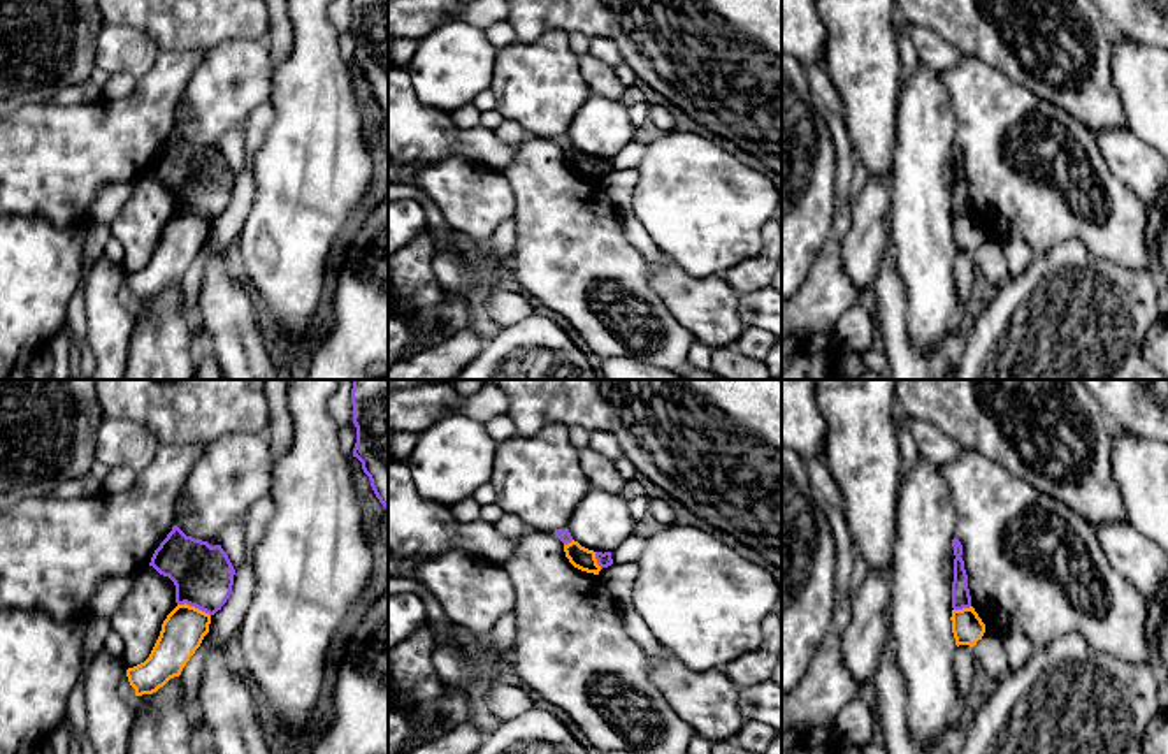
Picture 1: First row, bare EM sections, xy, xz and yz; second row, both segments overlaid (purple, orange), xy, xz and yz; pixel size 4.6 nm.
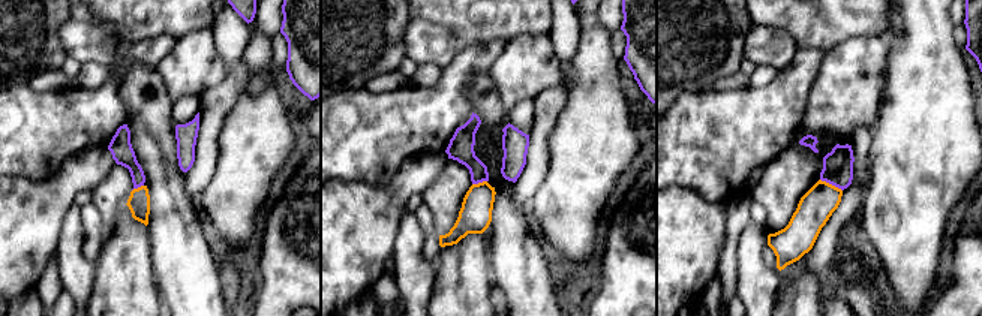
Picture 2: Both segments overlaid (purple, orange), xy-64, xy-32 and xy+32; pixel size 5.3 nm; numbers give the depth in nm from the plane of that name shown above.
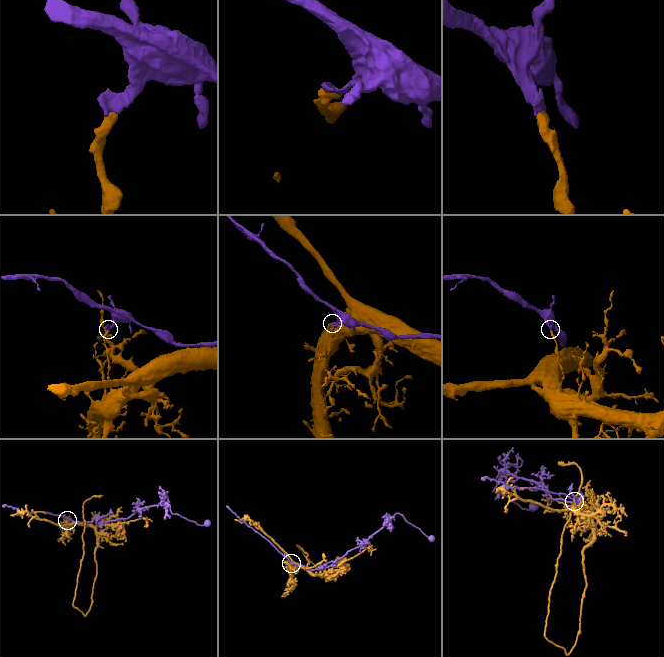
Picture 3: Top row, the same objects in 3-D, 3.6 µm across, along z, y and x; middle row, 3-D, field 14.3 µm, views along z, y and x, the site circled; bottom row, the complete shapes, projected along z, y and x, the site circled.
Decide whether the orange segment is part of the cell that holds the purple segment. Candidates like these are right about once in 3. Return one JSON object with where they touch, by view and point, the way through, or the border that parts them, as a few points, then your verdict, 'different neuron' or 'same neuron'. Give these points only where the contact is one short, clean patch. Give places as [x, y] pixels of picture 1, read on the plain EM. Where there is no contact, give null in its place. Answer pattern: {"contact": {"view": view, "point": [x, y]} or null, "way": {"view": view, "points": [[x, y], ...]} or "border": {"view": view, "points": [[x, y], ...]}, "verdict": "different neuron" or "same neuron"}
{"contact": {"view": "xy", "point": [194, 211]}, "border": {"view": "xy", "points": [[178, 210], [188, 210], [209, 222]]}, "verdict": "different neuron"}

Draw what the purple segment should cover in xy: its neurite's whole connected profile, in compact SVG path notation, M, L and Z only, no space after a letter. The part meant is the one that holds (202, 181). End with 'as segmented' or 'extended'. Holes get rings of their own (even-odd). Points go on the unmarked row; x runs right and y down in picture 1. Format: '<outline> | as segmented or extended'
M177 132L155 156L149 172L176 192L176 209L214 221L227 209L235 176L221 155L186 142Z | as segmented

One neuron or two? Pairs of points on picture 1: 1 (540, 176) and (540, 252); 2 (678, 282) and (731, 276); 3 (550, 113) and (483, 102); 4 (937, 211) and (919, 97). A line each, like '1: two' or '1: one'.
1: one
2: two
3: two
4: one

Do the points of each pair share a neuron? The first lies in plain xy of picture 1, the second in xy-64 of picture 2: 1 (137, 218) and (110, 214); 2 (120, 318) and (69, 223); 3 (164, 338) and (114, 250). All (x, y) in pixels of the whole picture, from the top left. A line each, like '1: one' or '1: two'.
1: one
2: one
3: one

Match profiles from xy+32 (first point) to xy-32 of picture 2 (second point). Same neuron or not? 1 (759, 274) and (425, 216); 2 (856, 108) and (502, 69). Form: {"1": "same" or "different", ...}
{"1": "different", "2": "same"}

